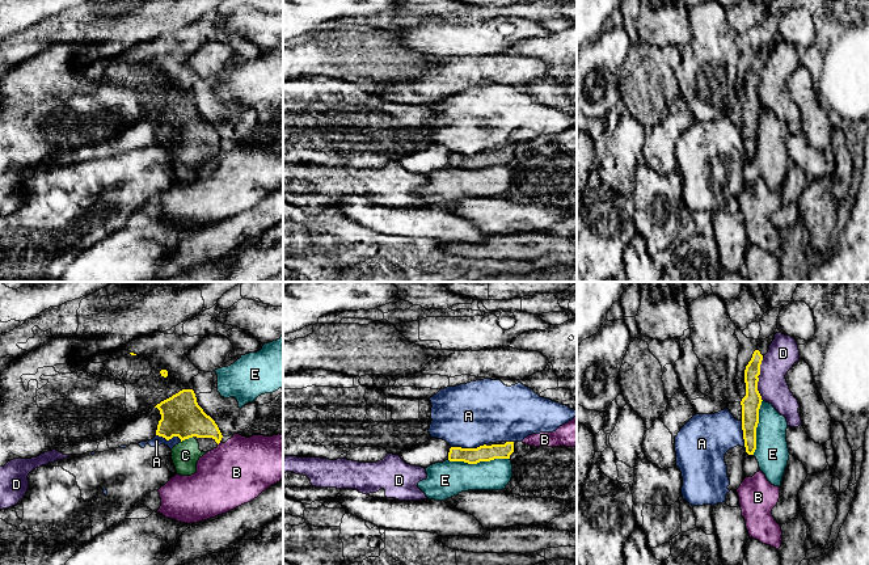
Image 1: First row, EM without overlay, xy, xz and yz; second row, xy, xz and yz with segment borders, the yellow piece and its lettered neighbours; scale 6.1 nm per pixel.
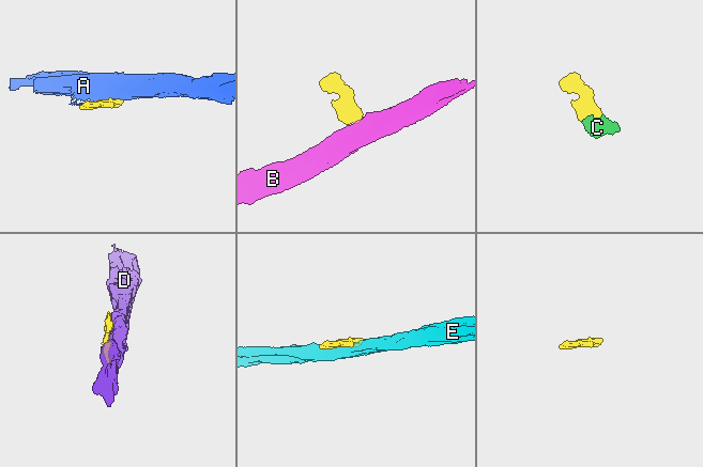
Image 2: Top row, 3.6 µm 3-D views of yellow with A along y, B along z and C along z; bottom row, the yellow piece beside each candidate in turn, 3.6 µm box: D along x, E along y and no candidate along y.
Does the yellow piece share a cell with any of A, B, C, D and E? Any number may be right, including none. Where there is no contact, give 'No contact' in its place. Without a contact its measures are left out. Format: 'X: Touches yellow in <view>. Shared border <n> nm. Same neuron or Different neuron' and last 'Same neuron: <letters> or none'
A: Touches yellow in xz. Shared border 220 nm. Different neuron
B: No contact. Different neuron
C: Touches yellow in xy. Shared border 80 nm. Same neuron
D: Touches yellow in yz. Shared border 150 nm. Different neuron
E: Touches yellow in xz. Shared border 380 nm. Different neuron
Same neuron: C

